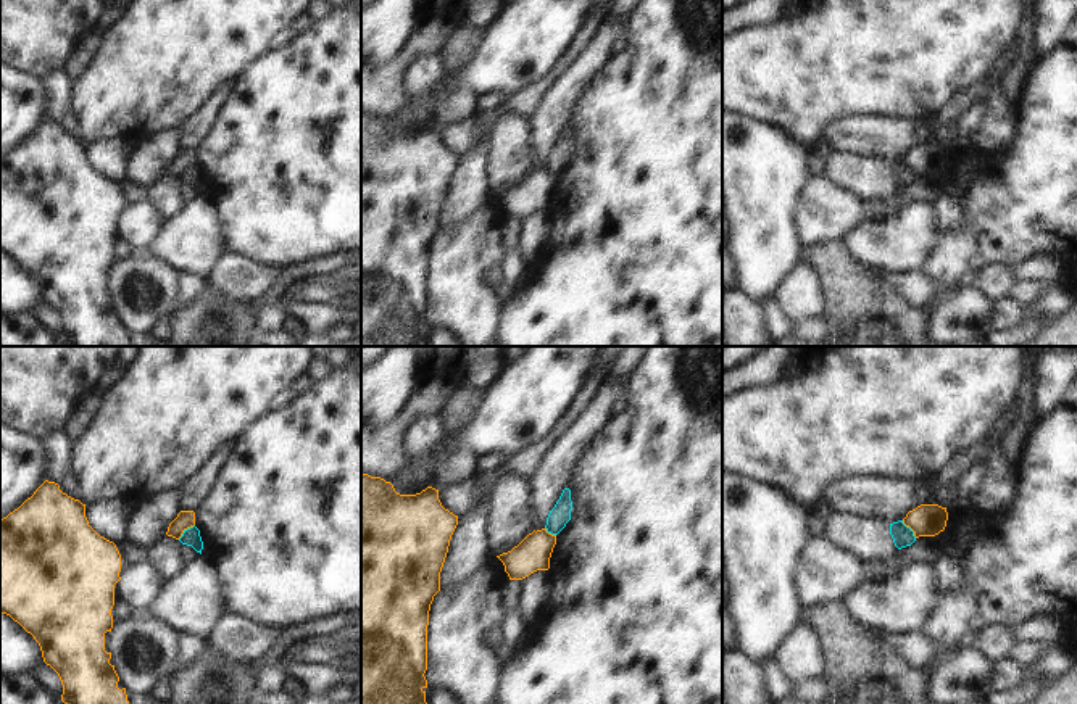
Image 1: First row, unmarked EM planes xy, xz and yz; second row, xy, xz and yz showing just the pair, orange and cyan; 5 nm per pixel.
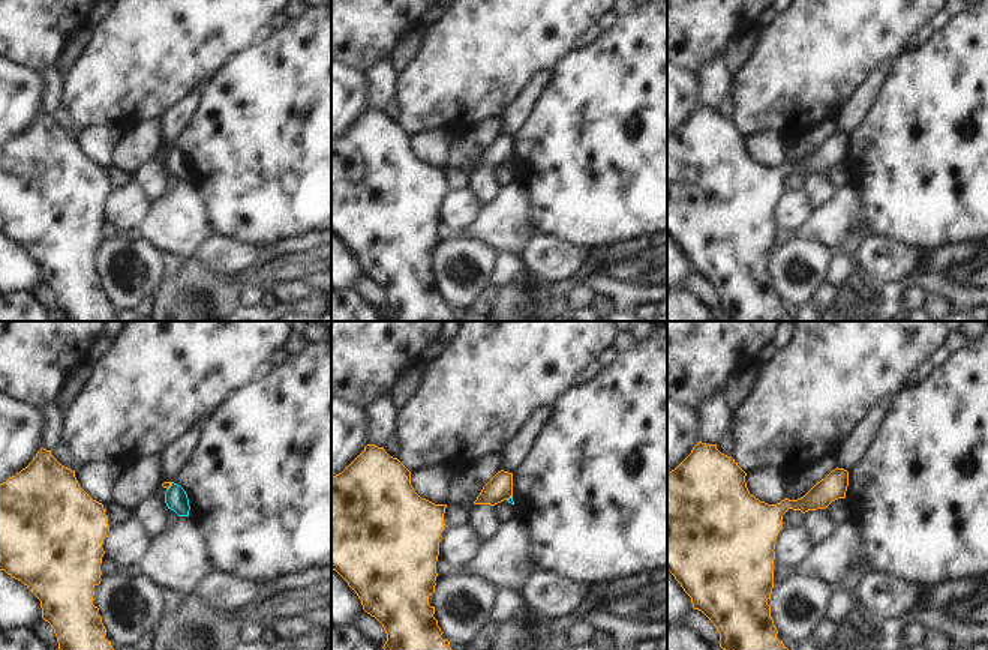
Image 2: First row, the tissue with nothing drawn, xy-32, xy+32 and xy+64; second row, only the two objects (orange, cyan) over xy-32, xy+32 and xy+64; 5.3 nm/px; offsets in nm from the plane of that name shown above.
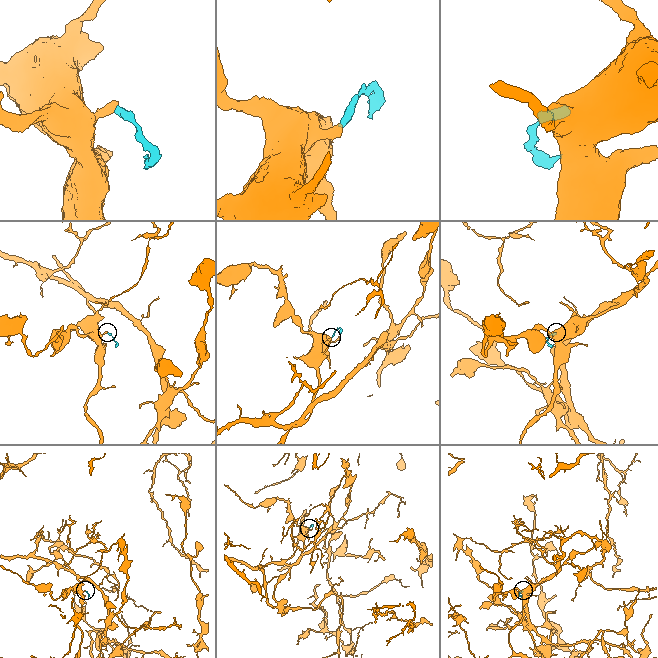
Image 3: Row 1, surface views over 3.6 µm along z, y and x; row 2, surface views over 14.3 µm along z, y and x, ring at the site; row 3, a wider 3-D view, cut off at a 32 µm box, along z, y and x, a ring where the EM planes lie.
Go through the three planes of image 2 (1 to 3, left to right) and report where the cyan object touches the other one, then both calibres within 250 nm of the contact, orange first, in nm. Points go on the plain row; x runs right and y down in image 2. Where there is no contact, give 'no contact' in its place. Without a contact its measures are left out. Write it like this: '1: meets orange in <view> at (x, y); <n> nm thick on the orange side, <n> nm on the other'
1: meets orange in xy-32 at (170, 149); 40 nm thick on the orange side, 120 nm on the other
2: meets orange in xy+32 at (508, 161); 140 nm thick on the orange side, 30 nm on the other
3: no contact

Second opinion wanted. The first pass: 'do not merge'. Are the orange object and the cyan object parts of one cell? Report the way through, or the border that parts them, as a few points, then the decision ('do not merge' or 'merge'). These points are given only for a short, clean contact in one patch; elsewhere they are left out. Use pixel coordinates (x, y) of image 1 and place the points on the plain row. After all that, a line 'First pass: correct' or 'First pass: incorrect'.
border along xy (194, 163), (178, 178); do not merge
First pass: correct

